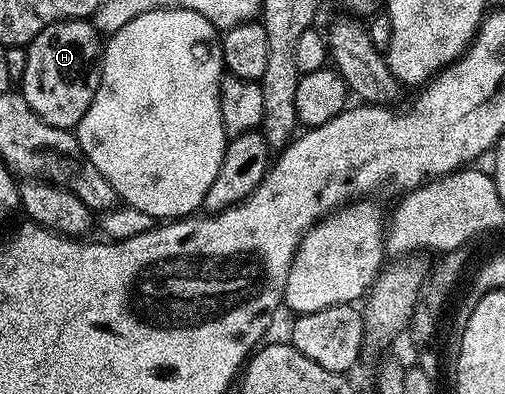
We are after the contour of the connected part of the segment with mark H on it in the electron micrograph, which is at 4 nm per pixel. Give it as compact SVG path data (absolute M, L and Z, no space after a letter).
M88 19L83 20L57 20L47 26L27 46L27 66L23 70L23 78L19 82L21 96L51 126L76 129L77 124L87 114L87 106L91 106L91 98L95 87L95 69L99 64L99 33Z

